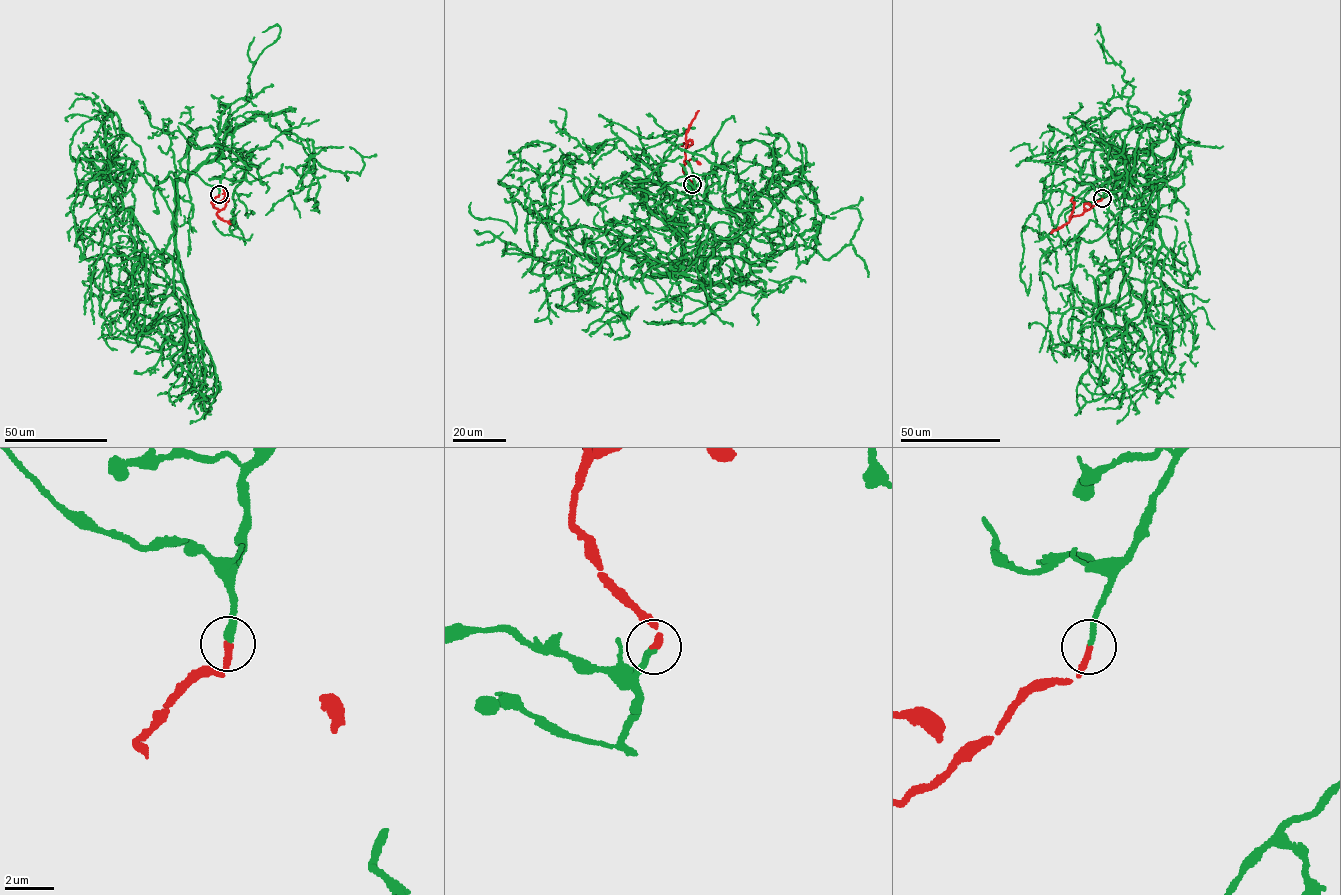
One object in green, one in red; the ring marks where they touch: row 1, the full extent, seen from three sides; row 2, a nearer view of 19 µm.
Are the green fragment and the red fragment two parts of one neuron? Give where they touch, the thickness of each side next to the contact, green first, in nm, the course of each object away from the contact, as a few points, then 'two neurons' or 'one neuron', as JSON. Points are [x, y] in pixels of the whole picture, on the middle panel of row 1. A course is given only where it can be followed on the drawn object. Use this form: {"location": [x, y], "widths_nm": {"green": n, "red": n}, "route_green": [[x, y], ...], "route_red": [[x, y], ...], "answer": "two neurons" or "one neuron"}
{"location": [692, 184], "widths_nm": {"green": 240, "red": 240}, "route_green": [[691, 184], [684, 273], [663, 276], [706, 257], [663, 273], [609, 241], [567, 153], [586, 162], [606, 142]], "route_red": [[691, 184], [683, 170], [685, 140], [689, 125], [699, 110]], "answer": "one neuron"}

